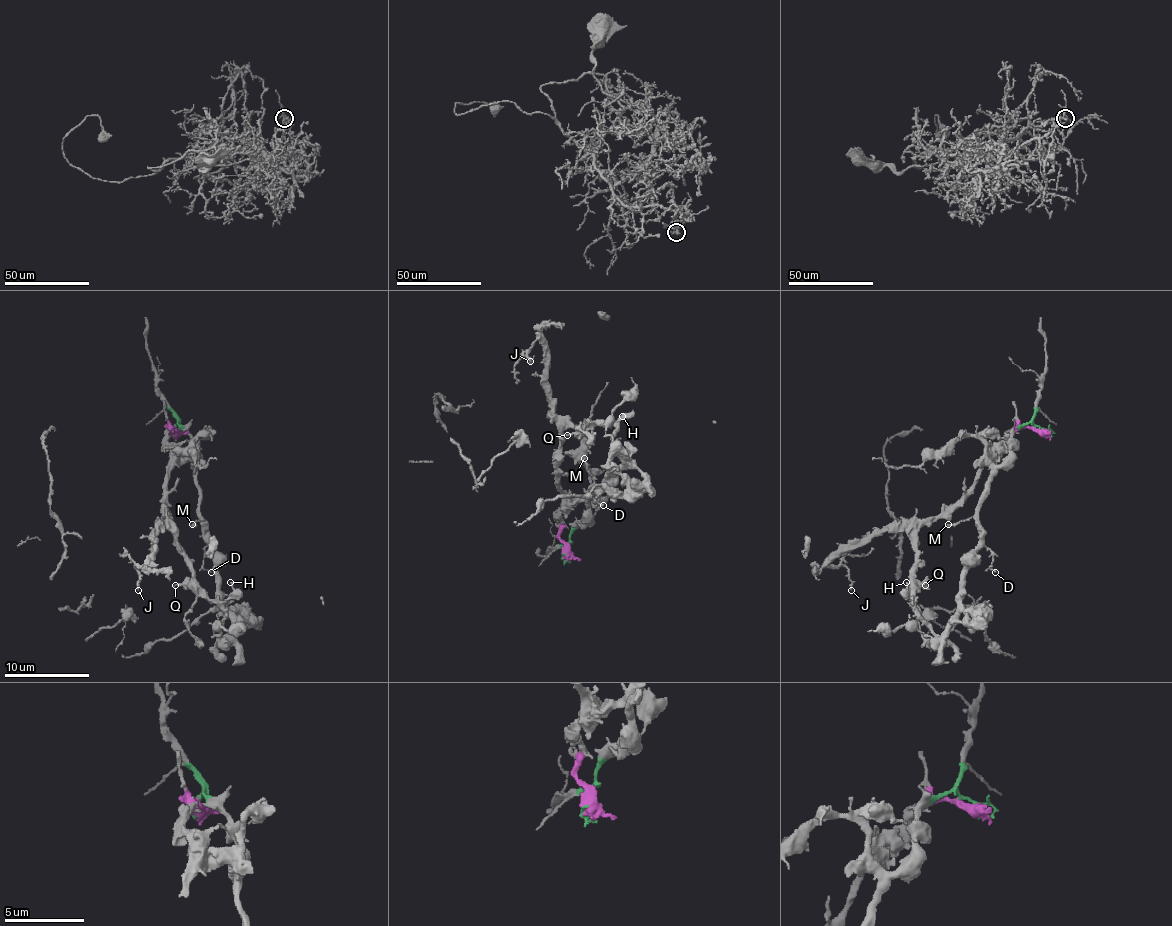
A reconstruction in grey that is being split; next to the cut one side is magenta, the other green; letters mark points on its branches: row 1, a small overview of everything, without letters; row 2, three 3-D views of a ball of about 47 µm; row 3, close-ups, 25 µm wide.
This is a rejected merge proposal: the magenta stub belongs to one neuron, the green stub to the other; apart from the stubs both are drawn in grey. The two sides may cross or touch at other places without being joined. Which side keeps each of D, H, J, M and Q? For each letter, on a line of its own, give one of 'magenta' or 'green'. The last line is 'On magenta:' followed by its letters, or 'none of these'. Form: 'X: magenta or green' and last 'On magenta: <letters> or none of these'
D: green
H: magenta
J: magenta
M: green
Q: magenta
On magenta: H, J, Q

